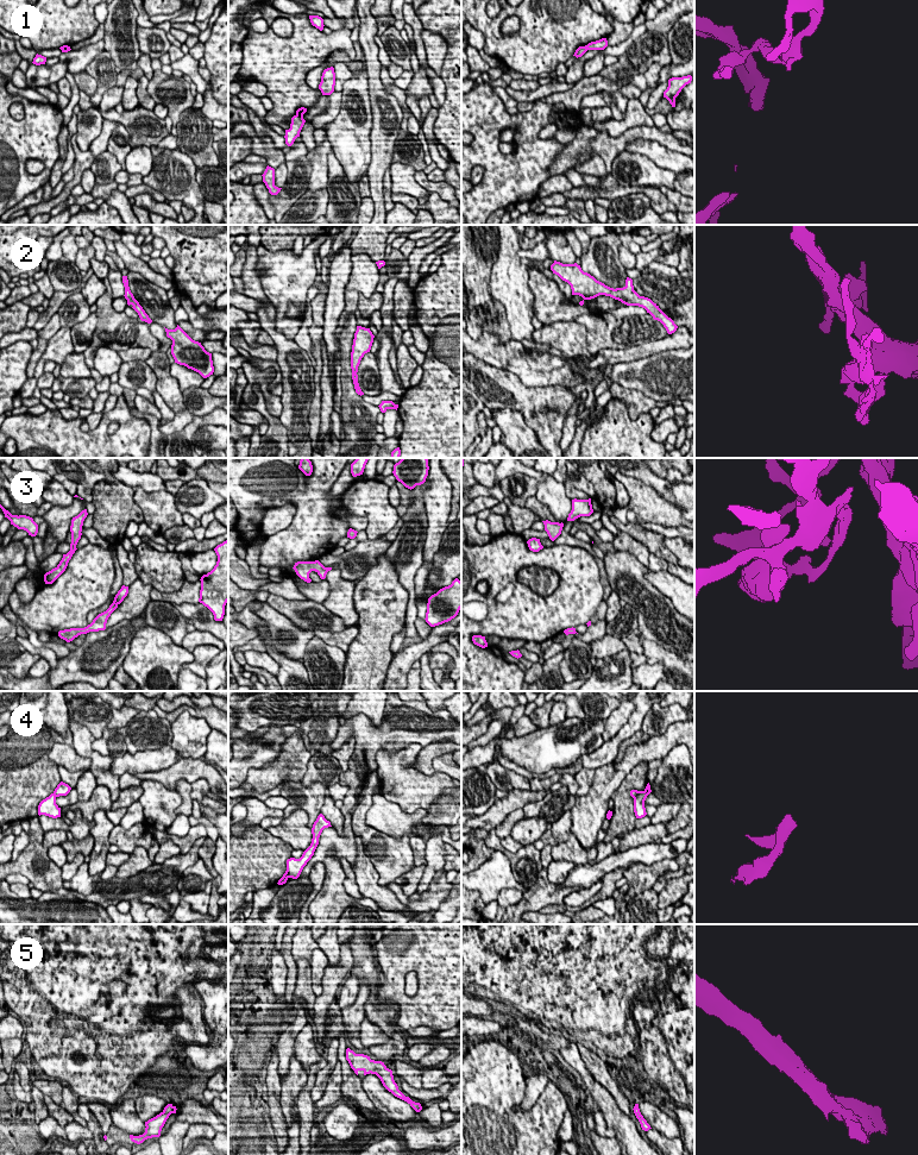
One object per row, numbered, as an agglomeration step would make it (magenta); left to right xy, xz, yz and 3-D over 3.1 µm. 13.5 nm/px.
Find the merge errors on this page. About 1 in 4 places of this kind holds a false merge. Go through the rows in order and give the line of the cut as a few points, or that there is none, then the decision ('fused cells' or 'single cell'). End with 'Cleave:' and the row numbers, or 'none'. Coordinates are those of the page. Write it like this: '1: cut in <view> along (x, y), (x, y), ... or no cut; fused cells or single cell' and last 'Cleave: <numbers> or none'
1: cut in yz along (584, 46), (586, 50); fused cells
2: no cut; single cell
3: no cut; single cell
4: cut in xz along (287, 870), (289, 877); fused cells
5: no cut; single cell
Cleave: 1, 4

